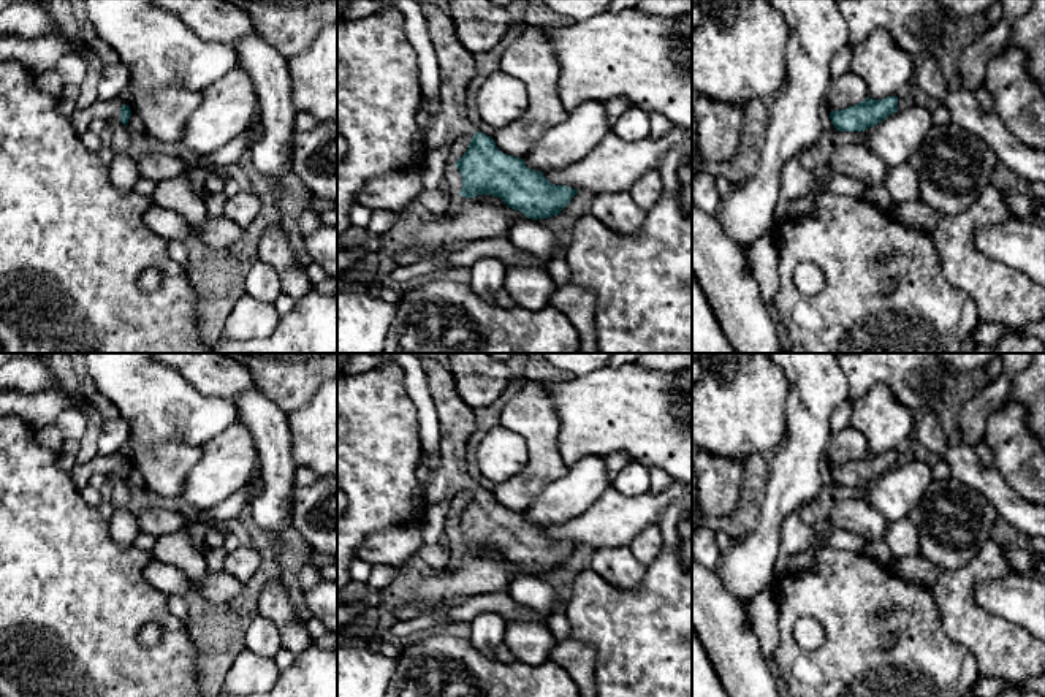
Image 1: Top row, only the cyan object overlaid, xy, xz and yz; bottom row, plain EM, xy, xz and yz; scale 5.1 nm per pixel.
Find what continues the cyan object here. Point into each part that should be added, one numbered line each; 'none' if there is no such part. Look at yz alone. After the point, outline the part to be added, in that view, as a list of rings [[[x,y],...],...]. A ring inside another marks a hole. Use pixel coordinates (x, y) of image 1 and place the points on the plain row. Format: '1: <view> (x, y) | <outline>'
none

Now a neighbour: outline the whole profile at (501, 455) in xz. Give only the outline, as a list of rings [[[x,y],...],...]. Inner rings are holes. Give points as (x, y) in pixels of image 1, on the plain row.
[[[499,425],[478,444],[477,463],[483,478],[494,485],[507,482],[527,467],[527,444],[519,434]]]

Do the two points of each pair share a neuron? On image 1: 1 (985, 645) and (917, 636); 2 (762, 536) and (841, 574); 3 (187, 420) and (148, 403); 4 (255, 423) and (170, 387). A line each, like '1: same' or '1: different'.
1: different
2: different
3: same
4: different

